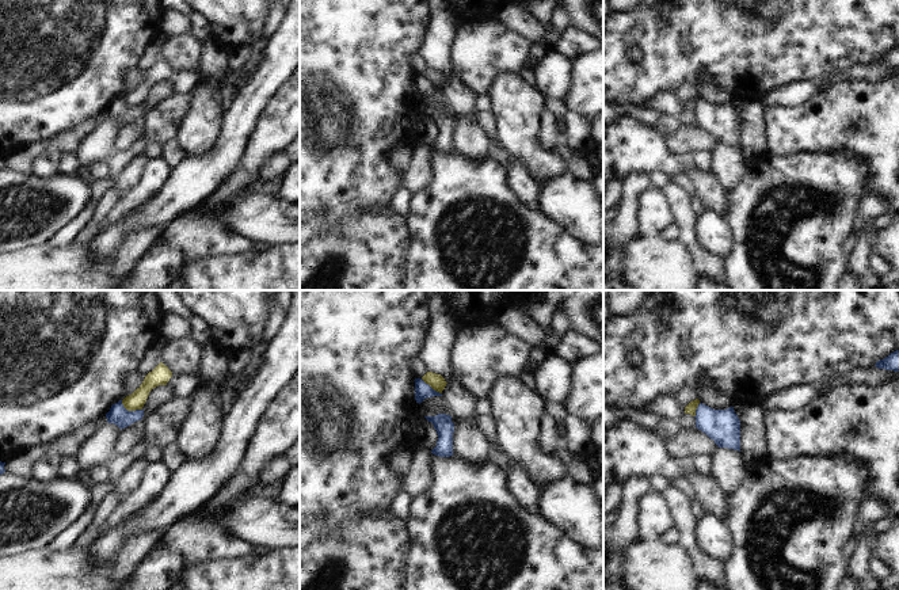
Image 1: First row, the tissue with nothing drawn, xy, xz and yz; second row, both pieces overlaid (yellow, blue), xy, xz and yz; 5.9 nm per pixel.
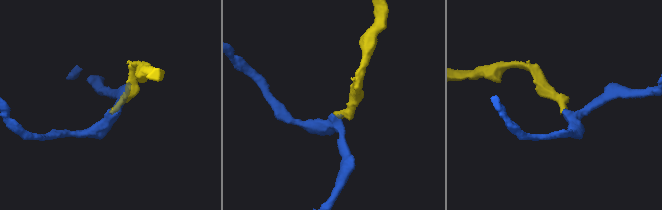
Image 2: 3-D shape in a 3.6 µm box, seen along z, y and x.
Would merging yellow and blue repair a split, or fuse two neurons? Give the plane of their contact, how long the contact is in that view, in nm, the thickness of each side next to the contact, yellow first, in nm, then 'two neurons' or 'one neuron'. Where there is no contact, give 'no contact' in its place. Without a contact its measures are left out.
meets yellow in xy; contact 140 nm long; 100 nm thick on the yellow side, 120 nm on the other; two neurons

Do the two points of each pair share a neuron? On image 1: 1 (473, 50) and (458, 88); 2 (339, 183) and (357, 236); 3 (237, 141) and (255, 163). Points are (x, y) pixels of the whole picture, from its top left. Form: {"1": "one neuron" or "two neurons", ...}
{"1": "two neurons", "2": "two neurons", "3": "two neurons"}

